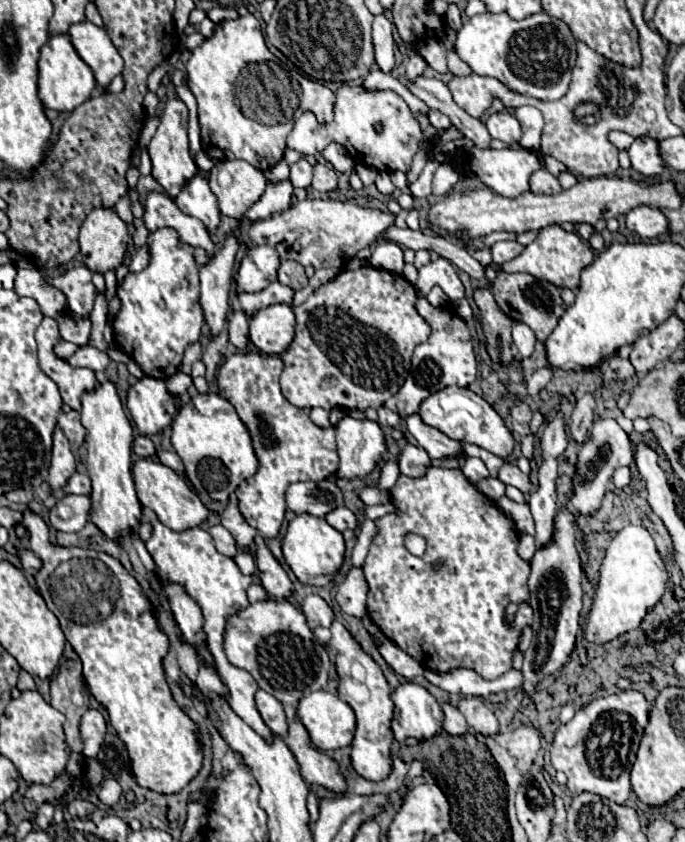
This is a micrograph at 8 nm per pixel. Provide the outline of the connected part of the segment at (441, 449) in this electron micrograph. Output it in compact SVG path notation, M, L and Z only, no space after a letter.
M419 414L405 416L405 424L407 424L407 430L415 436L417 444L425 448L431 458L445 458L461 452L461 444L457 440L451 440L443 432L427 426Z

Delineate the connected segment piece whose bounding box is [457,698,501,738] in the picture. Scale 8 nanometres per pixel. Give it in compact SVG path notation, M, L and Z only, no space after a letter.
M463 698L457 708L467 718L467 724L473 730L477 730L479 734L495 738L501 732L499 720L495 718L495 714L479 698Z

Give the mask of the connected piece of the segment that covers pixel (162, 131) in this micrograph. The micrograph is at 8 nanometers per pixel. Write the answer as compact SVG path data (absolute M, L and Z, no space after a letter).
M173 98L173 100L167 100L165 106L163 106L163 112L159 116L159 126L157 126L157 132L153 134L149 146L147 146L147 152L151 156L151 162L153 162L153 178L165 188L165 192L175 198L177 192L187 184L189 178L195 176L197 172L197 166L191 158L191 152L189 152L189 138L187 138L187 106L179 100L179 98Z

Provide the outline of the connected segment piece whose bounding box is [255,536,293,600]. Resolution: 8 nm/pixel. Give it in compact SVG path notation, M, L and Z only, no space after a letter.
M255 538L257 544L257 570L261 586L267 590L267 594L275 600L287 600L293 596L293 582L289 580L283 566L273 558L273 554L265 548L263 538Z

